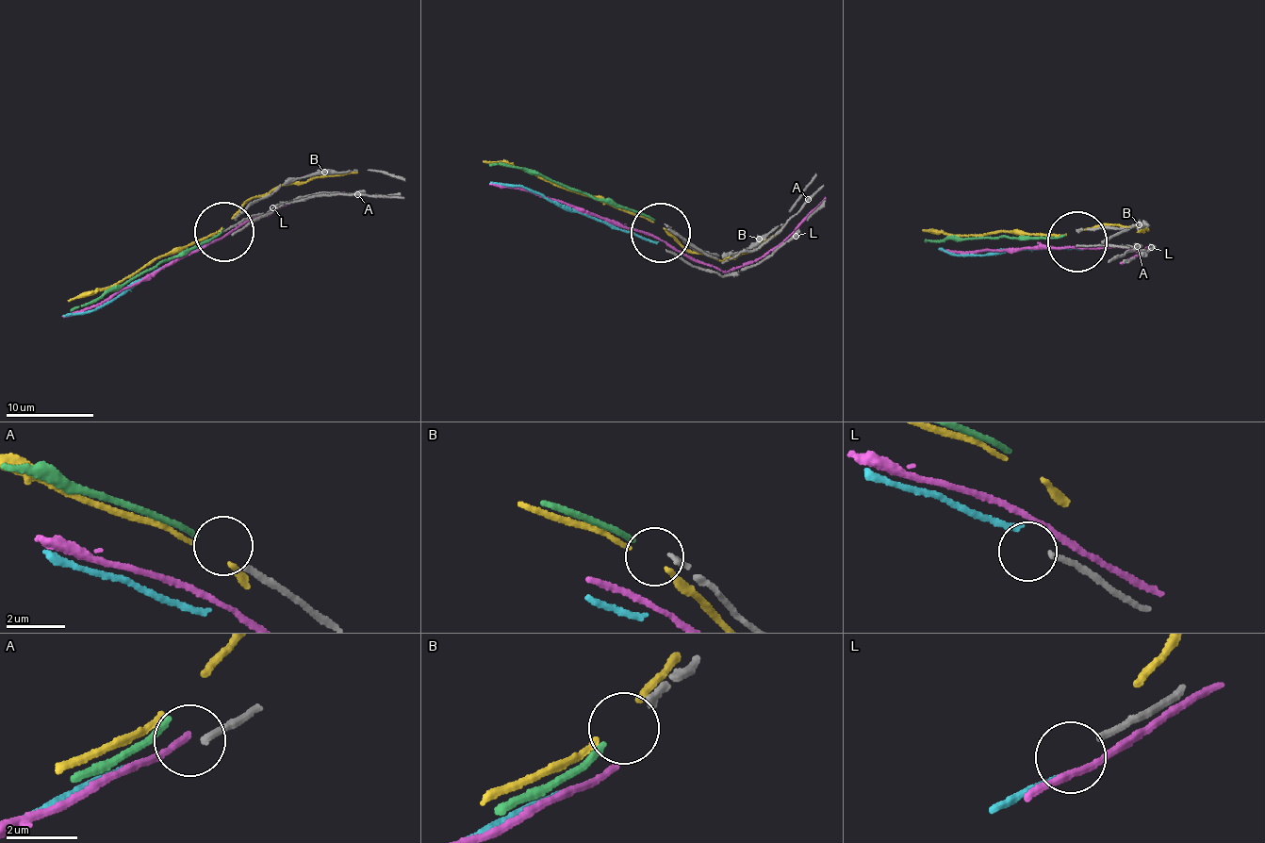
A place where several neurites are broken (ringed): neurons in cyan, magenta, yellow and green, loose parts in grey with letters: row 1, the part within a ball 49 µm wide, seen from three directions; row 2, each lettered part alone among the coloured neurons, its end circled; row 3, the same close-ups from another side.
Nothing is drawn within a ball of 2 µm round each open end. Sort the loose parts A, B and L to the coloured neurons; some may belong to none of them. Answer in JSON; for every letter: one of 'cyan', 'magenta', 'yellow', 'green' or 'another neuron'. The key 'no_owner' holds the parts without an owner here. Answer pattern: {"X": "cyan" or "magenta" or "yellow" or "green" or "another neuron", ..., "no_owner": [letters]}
{"A": "another neuron", "B": "green", "L": "another neuron", "no_owner": ["A", "L"]}

